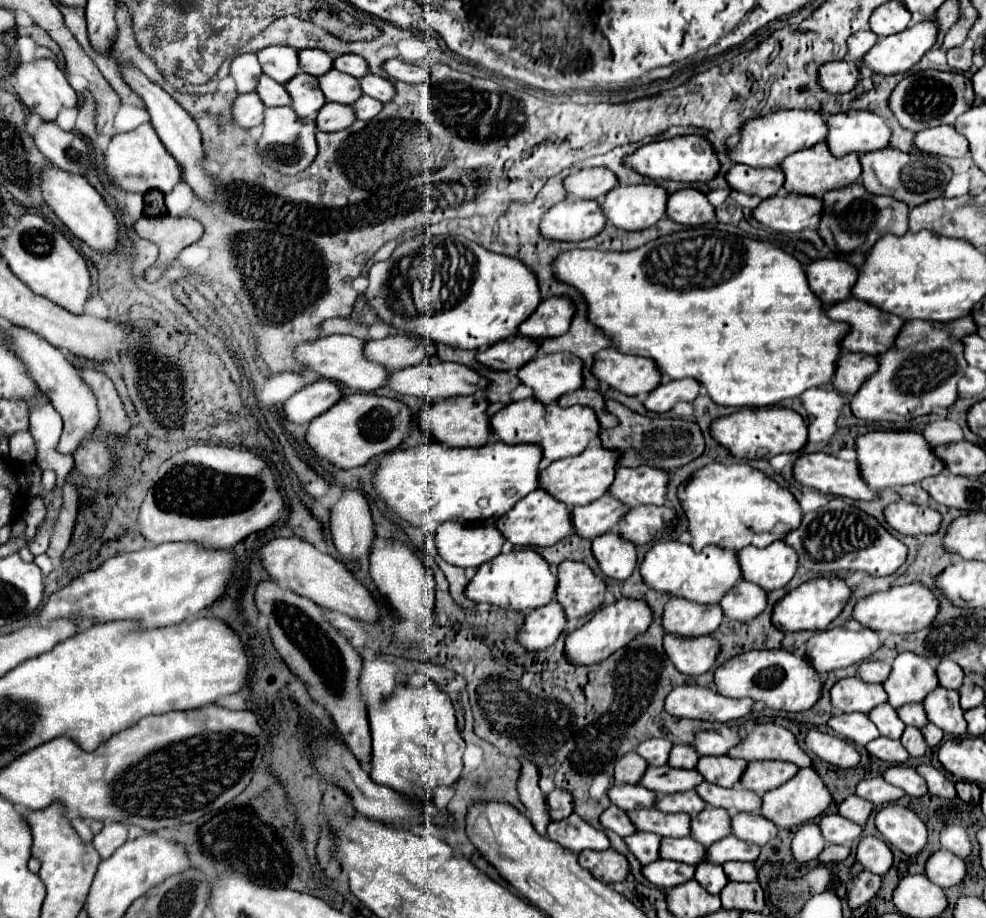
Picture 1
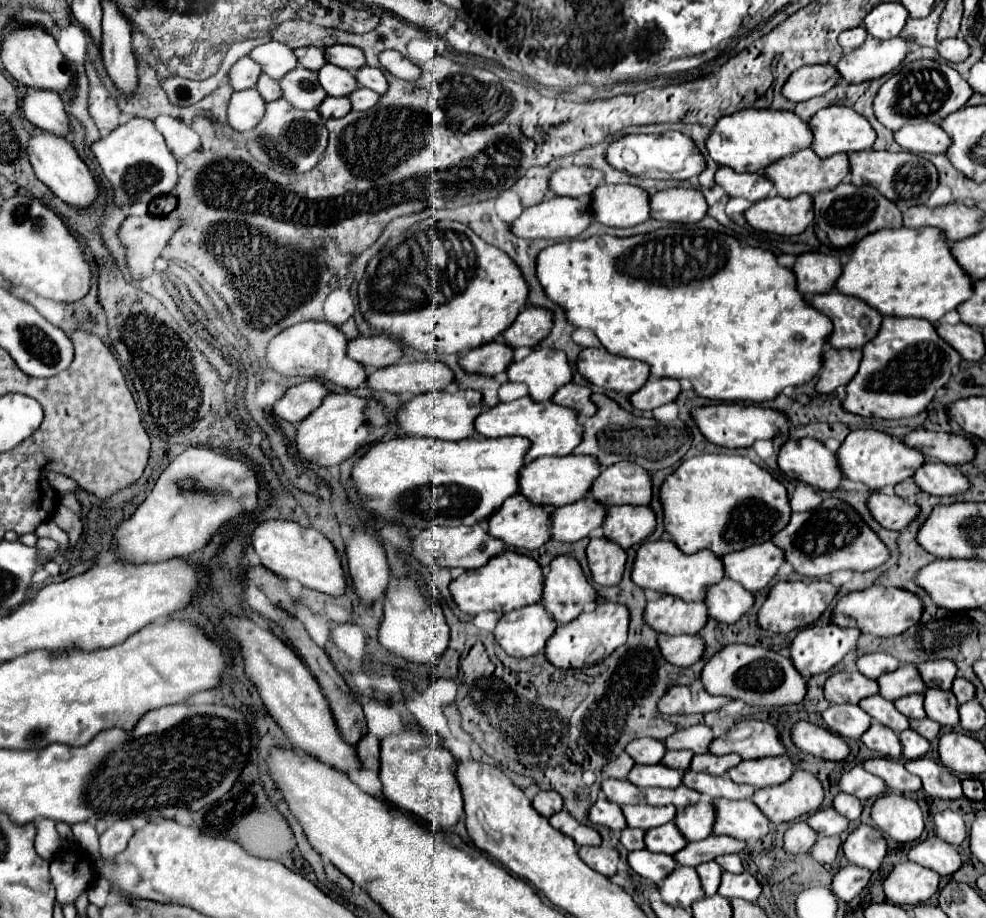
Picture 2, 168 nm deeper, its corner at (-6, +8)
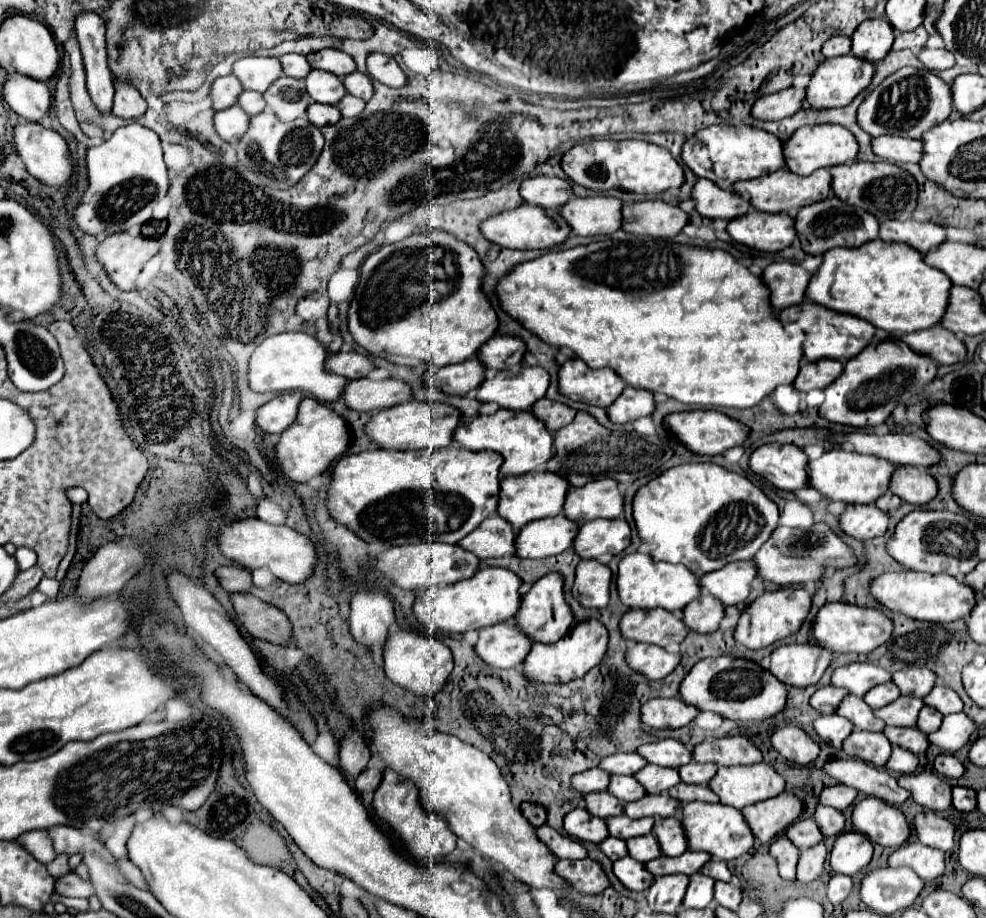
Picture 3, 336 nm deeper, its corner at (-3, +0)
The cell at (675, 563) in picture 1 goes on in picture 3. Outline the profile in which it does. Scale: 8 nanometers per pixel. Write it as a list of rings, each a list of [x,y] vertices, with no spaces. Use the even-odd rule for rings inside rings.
[[[634,552],[626,554],[618,564],[616,574],[616,590],[624,606],[628,608],[666,608],[670,612],[680,612],[684,604],[692,598],[700,596],[698,578],[692,576],[688,568],[682,564],[668,564],[668,562],[652,562],[648,554]]]

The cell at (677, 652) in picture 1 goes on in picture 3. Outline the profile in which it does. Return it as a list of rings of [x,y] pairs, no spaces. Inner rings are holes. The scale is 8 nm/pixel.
[[[630,644],[626,650],[626,664],[632,672],[646,676],[650,680],[660,680],[668,676],[680,662],[680,650],[663,648],[654,644]]]

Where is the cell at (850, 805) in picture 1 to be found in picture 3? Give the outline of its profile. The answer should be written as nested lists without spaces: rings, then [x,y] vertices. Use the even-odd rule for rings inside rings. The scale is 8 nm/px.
[[[816,806],[814,820],[820,826],[820,832],[824,836],[840,836],[844,828],[844,814],[840,810],[834,810],[830,806]]]

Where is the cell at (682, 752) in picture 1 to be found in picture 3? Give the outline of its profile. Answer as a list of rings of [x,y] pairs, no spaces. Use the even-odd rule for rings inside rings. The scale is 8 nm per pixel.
[[[648,764],[644,770],[636,772],[634,778],[644,786],[646,794],[650,794],[650,796],[670,790],[672,786],[676,786],[680,782],[676,768],[662,768],[662,766],[654,766],[654,764]]]

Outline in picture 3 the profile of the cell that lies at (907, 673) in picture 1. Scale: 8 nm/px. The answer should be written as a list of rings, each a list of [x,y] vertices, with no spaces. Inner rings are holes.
[[[884,682],[884,684],[878,684],[872,690],[868,690],[866,696],[864,696],[864,702],[868,702],[868,706],[872,710],[878,710],[884,704],[890,704],[892,700],[896,700],[898,696],[900,696],[900,690],[896,688],[896,684]]]

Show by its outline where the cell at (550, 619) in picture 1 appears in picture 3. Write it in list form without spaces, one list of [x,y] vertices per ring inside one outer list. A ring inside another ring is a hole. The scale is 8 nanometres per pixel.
[[[502,622],[480,630],[474,652],[494,668],[516,668],[530,652],[532,640],[524,636],[512,622]]]

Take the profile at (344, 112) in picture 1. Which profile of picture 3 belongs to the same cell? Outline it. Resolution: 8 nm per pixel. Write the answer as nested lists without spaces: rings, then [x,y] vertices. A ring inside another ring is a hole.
[[[310,104],[308,106],[308,118],[310,118],[310,122],[312,124],[316,124],[318,128],[322,128],[322,126],[328,126],[328,124],[336,124],[340,118],[342,118],[342,114],[338,112],[338,108],[336,106],[328,106],[328,104]]]

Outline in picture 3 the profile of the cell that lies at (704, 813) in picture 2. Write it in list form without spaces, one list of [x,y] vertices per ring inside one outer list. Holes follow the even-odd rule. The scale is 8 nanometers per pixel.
[[[678,814],[670,818],[656,818],[652,834],[656,836],[656,840],[660,840],[660,852],[664,856],[680,856],[688,846]]]

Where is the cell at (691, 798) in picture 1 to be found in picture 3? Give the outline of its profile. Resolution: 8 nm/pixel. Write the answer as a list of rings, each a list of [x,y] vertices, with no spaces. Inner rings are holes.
[[[656,794],[656,796],[644,796],[640,800],[624,804],[624,814],[630,818],[644,818],[644,816],[668,818],[676,814],[678,808],[680,808],[678,800],[670,798],[668,794]]]

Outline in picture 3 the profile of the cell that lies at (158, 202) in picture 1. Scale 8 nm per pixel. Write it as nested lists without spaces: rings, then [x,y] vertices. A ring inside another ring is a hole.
[[[150,220],[148,224],[142,226],[140,234],[146,238],[160,238],[164,230],[166,230],[166,220]]]

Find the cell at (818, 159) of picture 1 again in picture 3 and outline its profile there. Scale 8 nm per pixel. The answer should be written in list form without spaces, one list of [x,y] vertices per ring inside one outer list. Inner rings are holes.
[[[782,168],[782,170],[776,170],[772,174],[754,178],[754,180],[736,182],[732,186],[732,190],[740,196],[746,196],[746,192],[748,192],[752,208],[756,208],[760,212],[796,212],[802,206],[808,206],[808,204],[814,204],[814,202],[828,198],[830,182],[832,182],[832,176],[824,168],[812,172],[810,176],[798,176],[798,174],[792,174],[786,168]]]

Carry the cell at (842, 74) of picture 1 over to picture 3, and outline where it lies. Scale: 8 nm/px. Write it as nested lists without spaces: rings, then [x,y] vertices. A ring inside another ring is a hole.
[[[786,88],[776,94],[768,94],[768,96],[758,98],[750,112],[756,120],[776,122],[776,120],[782,120],[782,118],[798,112],[802,106],[802,100],[804,100],[804,90]]]

